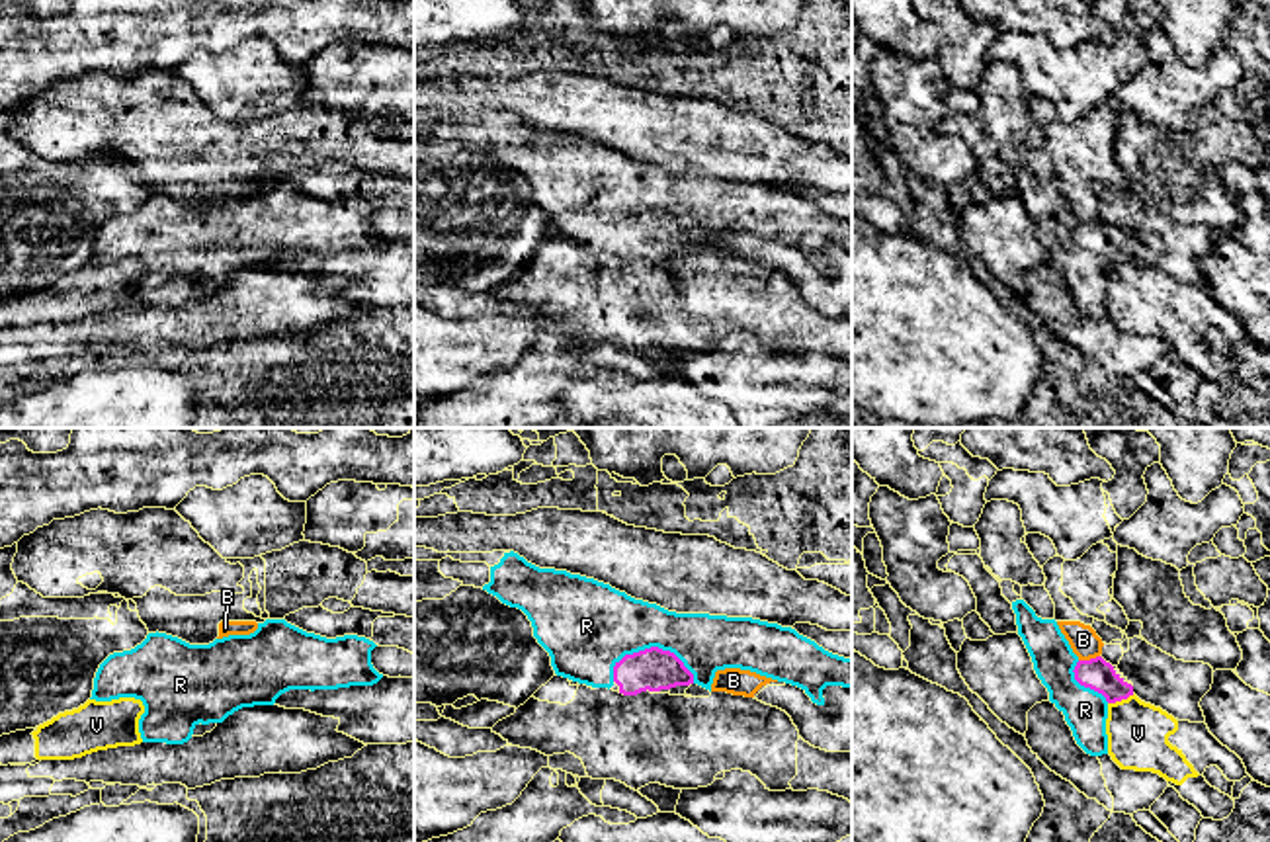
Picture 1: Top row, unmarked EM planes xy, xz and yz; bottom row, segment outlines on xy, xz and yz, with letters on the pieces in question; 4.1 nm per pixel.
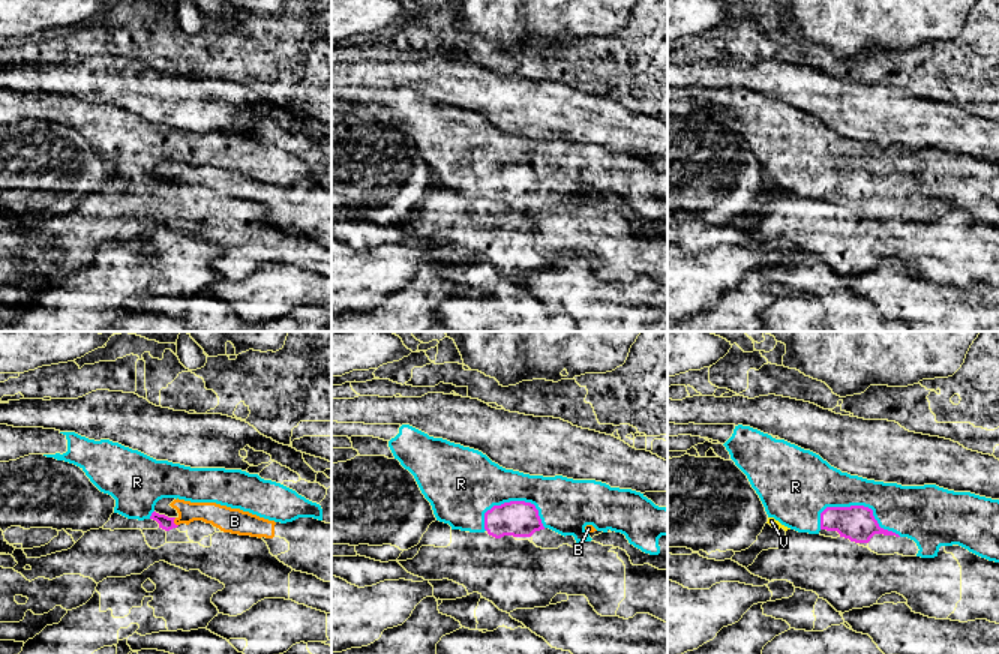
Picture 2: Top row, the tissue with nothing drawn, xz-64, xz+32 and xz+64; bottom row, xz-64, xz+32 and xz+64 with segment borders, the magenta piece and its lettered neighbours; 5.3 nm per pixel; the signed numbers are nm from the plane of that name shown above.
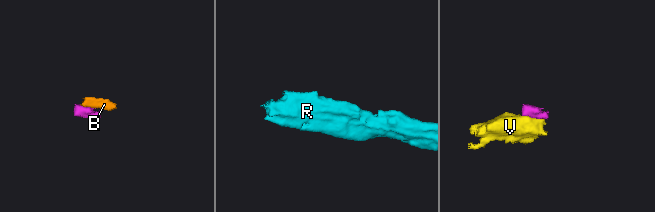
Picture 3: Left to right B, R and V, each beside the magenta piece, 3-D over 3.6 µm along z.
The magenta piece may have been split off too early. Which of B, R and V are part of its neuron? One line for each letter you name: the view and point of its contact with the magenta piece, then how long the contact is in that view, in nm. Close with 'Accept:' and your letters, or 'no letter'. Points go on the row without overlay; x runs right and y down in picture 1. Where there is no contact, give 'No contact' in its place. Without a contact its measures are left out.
R: Touches magenta at xz (657, 210). Shared border 360 nm
Accept: R

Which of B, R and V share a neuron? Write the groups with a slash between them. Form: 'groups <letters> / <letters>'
groups B / R / V

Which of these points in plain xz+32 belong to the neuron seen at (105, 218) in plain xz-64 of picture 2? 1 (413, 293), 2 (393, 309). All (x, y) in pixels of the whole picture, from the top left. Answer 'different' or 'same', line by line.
1: different
2: different

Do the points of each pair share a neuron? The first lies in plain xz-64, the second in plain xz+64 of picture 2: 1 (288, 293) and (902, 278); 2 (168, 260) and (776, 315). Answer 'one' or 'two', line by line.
1: one
2: two

